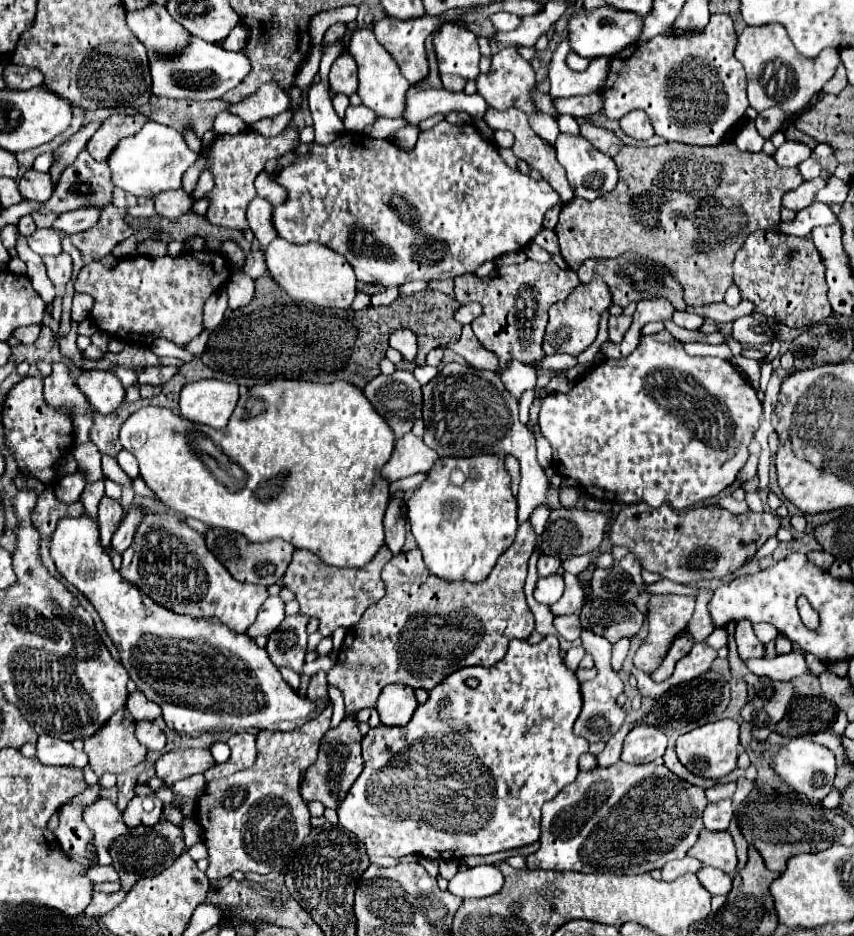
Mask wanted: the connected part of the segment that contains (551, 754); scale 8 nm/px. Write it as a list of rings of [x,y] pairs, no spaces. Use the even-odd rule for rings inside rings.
[[[547,636],[539,644],[529,644],[527,640],[511,640],[509,650],[499,664],[493,664],[489,668],[485,666],[467,666],[459,668],[443,684],[437,684],[429,692],[429,700],[421,704],[411,722],[407,726],[377,726],[371,728],[369,734],[363,738],[363,760],[365,768],[357,782],[351,786],[347,798],[341,802],[337,814],[339,814],[339,824],[345,826],[349,832],[353,832],[367,848],[369,856],[393,856],[401,858],[407,854],[419,854],[431,860],[441,860],[445,854],[451,854],[453,858],[465,858],[473,854],[493,854],[501,850],[513,850],[521,848],[527,844],[533,844],[539,840],[539,822],[541,822],[541,806],[557,796],[565,786],[569,786],[577,774],[579,774],[579,756],[589,750],[589,742],[583,740],[581,736],[573,734],[573,722],[577,720],[579,712],[583,706],[583,698],[579,692],[579,680],[575,672],[571,672],[565,664],[563,658],[559,656],[559,642],[555,636]],[[475,674],[479,678],[477,688],[467,688],[465,680]]]

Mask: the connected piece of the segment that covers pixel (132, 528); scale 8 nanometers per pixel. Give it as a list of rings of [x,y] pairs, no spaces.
[[[133,508],[133,510],[127,514],[127,518],[123,520],[123,524],[119,526],[119,530],[117,530],[117,532],[113,534],[113,538],[111,538],[111,548],[113,548],[115,552],[123,554],[123,552],[131,546],[133,536],[135,536],[137,526],[139,526],[141,520],[143,520],[143,510],[141,510],[141,508]]]

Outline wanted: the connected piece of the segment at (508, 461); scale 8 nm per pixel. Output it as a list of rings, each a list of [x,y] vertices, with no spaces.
[[[505,456],[505,468],[513,478],[511,486],[513,486],[513,492],[517,494],[517,488],[519,488],[519,462],[513,456]]]

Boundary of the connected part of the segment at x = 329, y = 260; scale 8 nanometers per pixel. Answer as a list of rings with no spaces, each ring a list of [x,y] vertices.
[[[275,238],[265,250],[265,262],[271,278],[279,282],[281,288],[295,300],[327,308],[343,308],[343,310],[347,310],[355,300],[357,278],[351,264],[347,264],[343,256],[339,256],[335,250],[323,244],[307,242],[295,246],[283,238]]]

